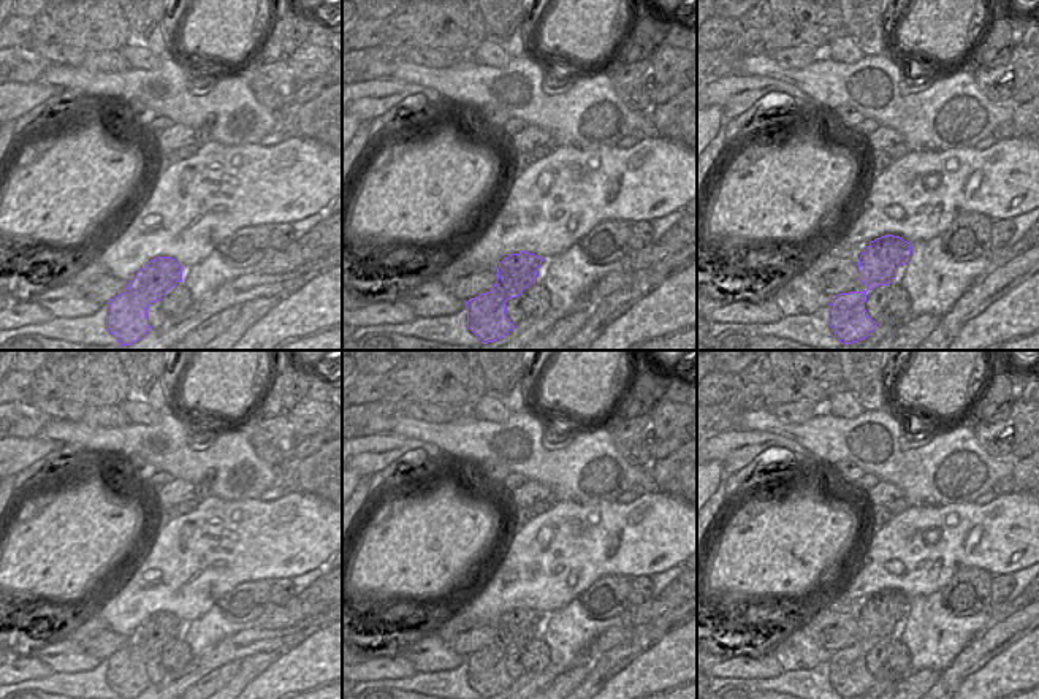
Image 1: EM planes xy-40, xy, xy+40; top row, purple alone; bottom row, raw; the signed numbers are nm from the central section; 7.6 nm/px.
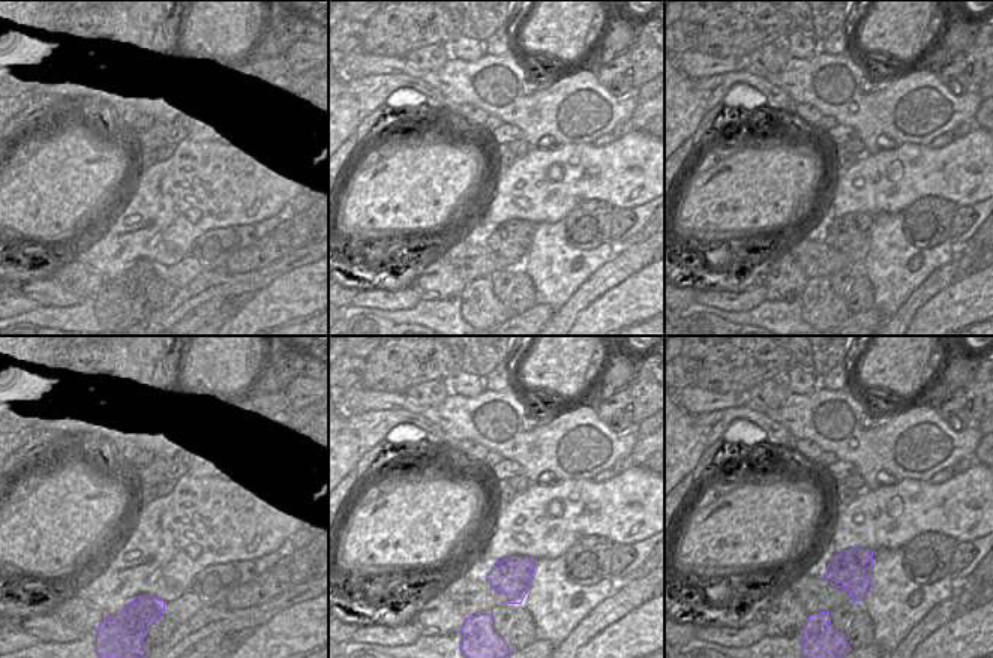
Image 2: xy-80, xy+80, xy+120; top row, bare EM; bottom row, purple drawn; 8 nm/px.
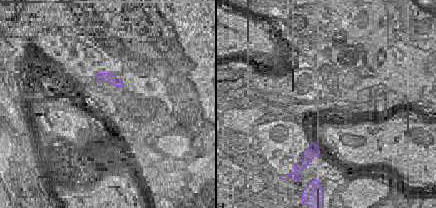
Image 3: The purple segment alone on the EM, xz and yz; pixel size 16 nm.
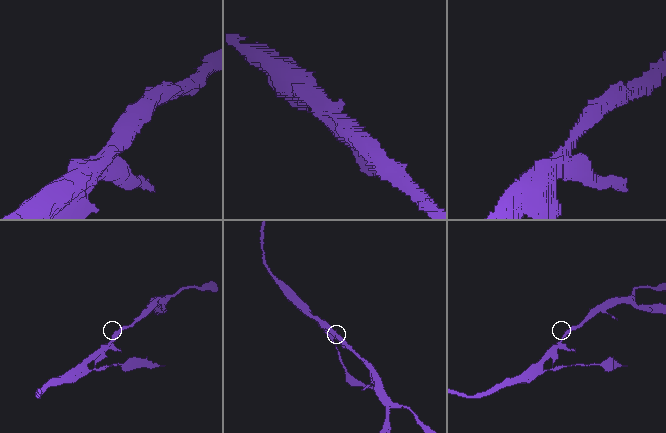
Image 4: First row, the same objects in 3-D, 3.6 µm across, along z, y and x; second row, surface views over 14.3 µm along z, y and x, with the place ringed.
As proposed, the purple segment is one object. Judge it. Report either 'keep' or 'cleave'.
keep

